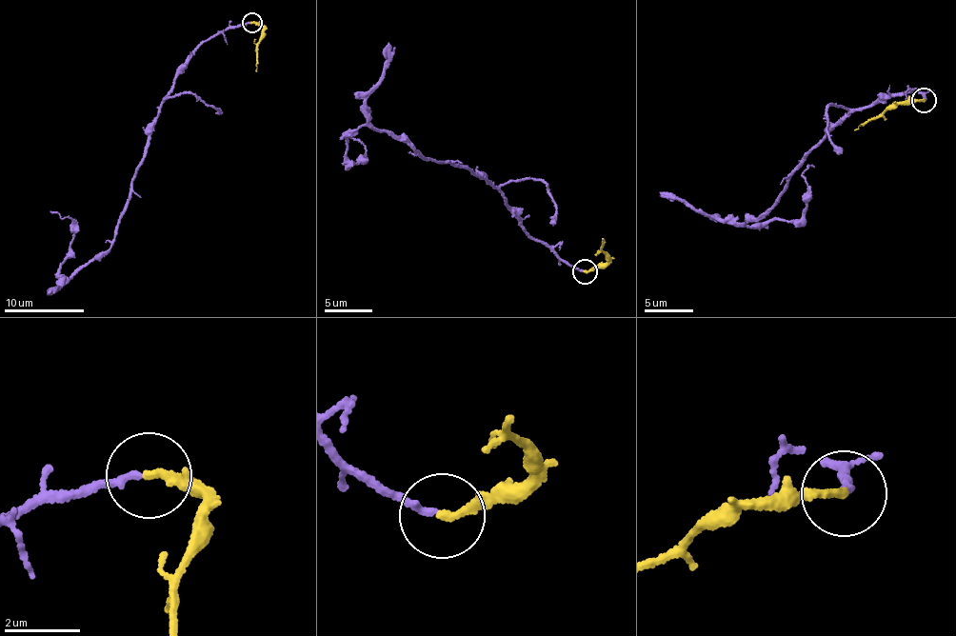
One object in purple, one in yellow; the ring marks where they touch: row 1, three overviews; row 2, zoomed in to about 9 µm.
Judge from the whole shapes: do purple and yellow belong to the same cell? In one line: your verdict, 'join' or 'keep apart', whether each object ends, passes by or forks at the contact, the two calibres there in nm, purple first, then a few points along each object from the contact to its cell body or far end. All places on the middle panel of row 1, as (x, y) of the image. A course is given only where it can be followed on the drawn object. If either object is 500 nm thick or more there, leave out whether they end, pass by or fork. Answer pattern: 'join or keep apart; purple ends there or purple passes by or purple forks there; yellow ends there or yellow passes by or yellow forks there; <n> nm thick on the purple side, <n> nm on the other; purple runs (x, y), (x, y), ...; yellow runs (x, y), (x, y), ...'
join; purple ends there; yellow ends there; 190 nm thick on the purple side, 220 nm on the other; purple runs (583, 271), (529, 235), (471, 170), (426, 160), (365, 124), (346, 141), (346, 160), (366, 153), (345, 141); yellow runs (586, 271), (608, 263), (608, 256), (601, 247), (602, 238)

